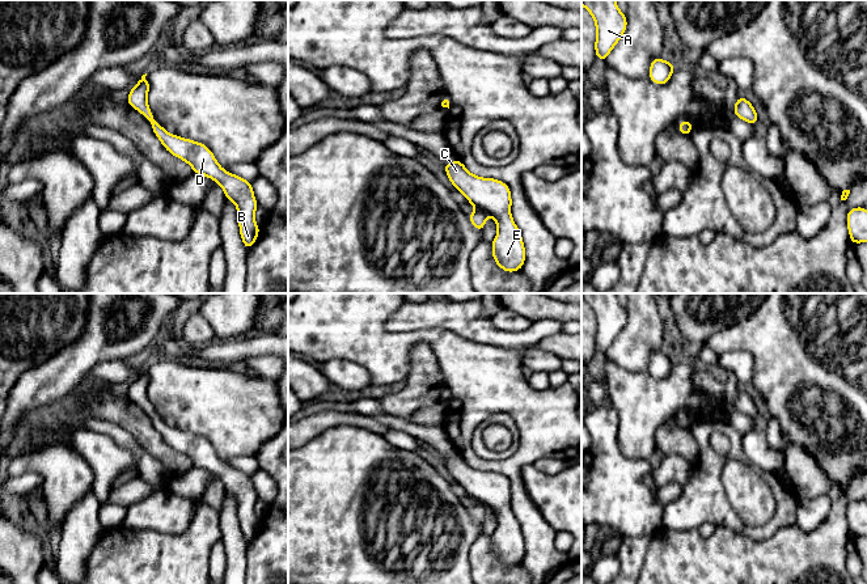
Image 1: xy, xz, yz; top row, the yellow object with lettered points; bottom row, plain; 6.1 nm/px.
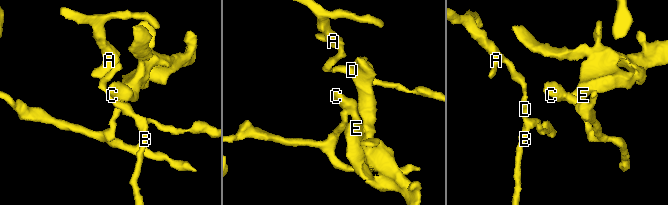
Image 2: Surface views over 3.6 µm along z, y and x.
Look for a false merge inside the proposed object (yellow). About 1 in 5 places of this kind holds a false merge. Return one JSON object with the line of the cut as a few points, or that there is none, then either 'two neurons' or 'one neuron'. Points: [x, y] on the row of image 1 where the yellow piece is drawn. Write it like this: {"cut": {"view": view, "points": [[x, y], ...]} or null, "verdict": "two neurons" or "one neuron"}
{"cut": null, "verdict": "one neuron"}

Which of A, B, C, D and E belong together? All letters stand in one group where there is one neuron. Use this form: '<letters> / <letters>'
A B C D E

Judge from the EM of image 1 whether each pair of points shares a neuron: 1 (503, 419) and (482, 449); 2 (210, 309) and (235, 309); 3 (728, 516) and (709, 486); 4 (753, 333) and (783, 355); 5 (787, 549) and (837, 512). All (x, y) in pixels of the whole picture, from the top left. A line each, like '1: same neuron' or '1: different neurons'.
1: same neuron
2: same neuron
3: same neuron
4: same neuron
5: same neuron

